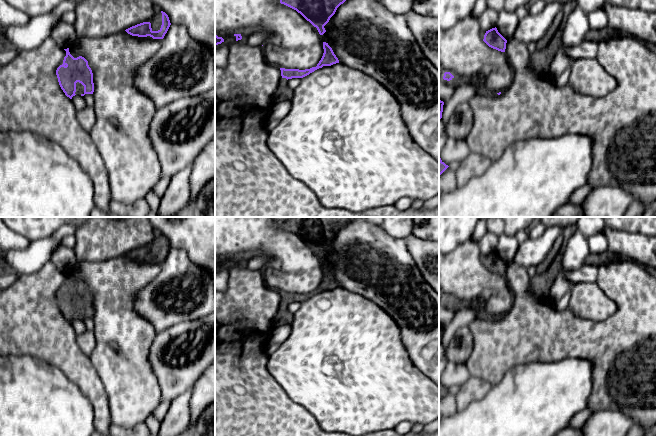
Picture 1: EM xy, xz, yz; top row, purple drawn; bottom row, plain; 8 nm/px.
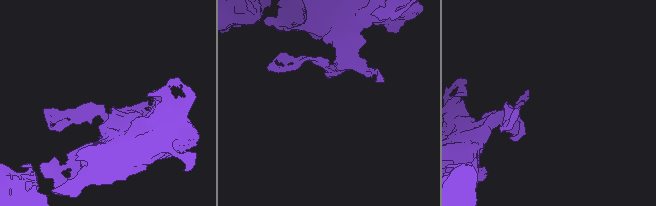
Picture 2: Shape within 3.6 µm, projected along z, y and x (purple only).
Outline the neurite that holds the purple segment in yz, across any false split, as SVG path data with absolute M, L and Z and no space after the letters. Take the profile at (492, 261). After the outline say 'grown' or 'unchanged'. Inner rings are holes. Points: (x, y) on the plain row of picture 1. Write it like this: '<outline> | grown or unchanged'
M496 251L486 255L483 265L489 271L505 276L507 264L498 256Z | unchanged

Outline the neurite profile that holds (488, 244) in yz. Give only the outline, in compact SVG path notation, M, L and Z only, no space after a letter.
M486 232L486 234L480 240L480 250L482 255L488 255L495 252L498 245L498 240L499 235Z

